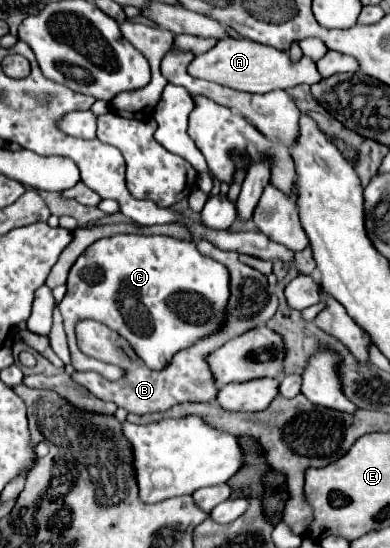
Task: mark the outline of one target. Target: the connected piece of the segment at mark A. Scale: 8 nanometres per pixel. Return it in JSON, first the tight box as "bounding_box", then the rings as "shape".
{"bounding_box":[190,37,322,93],"shape":[[[232,37],[218,41],[214,49],[194,57],[194,61],[190,63],[190,75],[206,81],[214,81],[238,91],[250,91],[250,93],[268,93],[272,89],[288,89],[300,83],[312,85],[322,79],[314,61],[308,57],[302,57],[300,61],[292,63],[288,53],[284,51],[278,51],[274,47],[268,47],[250,39],[232,39]]]}

